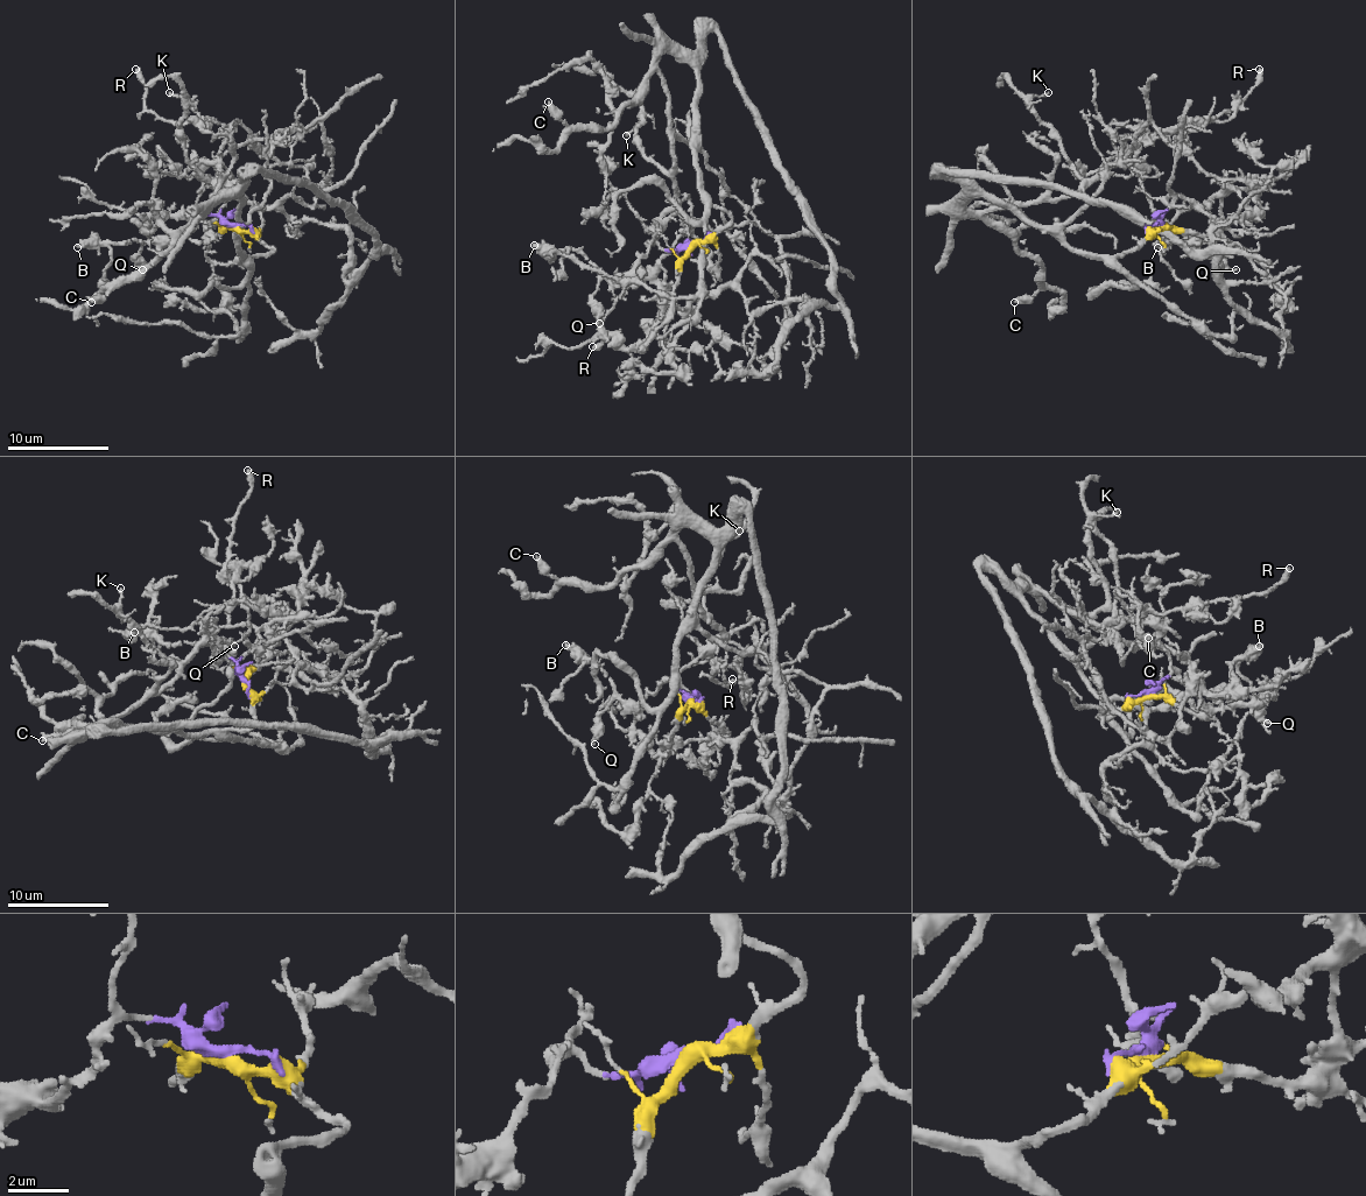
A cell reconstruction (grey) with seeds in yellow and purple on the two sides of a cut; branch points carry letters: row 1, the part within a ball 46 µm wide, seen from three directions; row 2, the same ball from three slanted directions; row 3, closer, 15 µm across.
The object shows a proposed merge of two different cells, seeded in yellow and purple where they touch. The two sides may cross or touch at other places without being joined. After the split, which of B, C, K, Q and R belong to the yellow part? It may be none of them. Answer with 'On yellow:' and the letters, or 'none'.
On yellow: C, K

